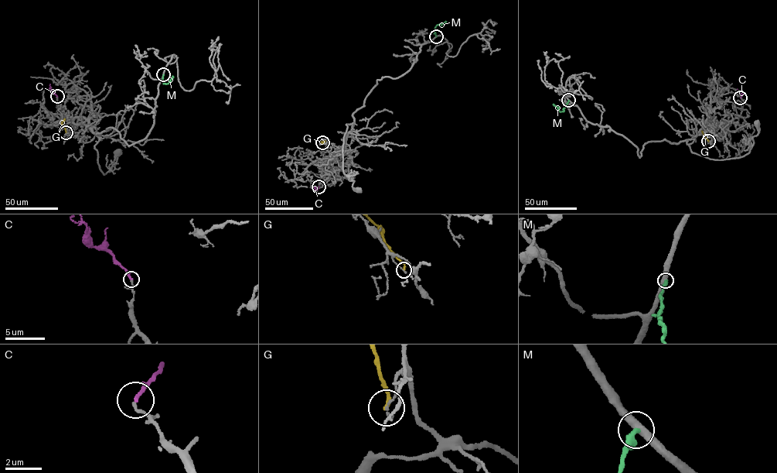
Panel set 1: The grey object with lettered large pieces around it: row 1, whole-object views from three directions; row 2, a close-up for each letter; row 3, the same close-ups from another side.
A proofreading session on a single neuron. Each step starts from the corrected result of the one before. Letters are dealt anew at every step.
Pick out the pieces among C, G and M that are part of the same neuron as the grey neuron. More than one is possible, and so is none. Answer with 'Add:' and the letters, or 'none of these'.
Add: none of these

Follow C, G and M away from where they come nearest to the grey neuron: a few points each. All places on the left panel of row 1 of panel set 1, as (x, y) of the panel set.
C: (57, 96), (51, 90), (49, 83)
G: (66, 132), (61, 123), (64, 118)
M: (163, 74), (162, 80), (165, 83), (169, 83), (172, 76)

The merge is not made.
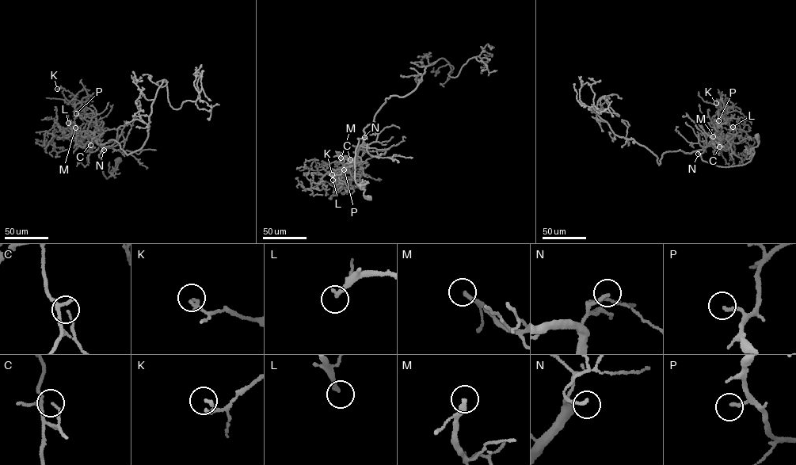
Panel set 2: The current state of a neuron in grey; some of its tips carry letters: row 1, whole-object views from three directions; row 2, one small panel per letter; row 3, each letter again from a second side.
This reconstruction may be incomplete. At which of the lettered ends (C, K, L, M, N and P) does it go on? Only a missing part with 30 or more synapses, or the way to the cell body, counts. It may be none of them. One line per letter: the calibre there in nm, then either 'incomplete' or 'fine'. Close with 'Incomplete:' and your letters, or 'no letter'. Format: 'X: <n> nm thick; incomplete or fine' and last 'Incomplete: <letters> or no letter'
C: 90 nm thick; fine
K: 160 nm thick; fine
L: 240 nm thick; fine
M: 240 nm thick; incomplete
N: 160 nm thick; fine
P: 180 nm thick; fine
Incomplete: M

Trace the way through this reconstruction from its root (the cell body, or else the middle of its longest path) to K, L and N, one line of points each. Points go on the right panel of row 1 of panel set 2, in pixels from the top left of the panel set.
K: (757, 137), (745, 164), (702, 160), (718, 110), (729, 106), (716, 103)
L: (757, 137), (745, 164), (721, 167), (702, 160), (700, 154), (713, 137), (728, 138), (733, 127)
N: (757, 137), (753, 155), (743, 165), (717, 166), (703, 161), (698, 154)

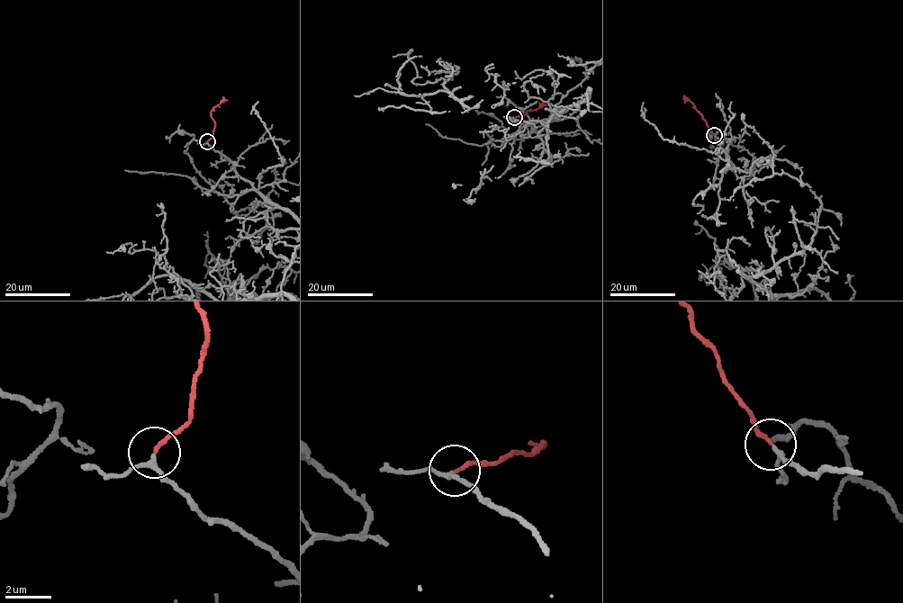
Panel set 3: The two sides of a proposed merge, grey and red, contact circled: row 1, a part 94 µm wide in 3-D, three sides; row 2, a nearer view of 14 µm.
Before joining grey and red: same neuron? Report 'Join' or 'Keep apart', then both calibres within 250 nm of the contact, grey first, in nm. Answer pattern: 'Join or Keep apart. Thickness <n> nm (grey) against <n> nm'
Join. Thickness 190 nm (grey) against 180 nm

